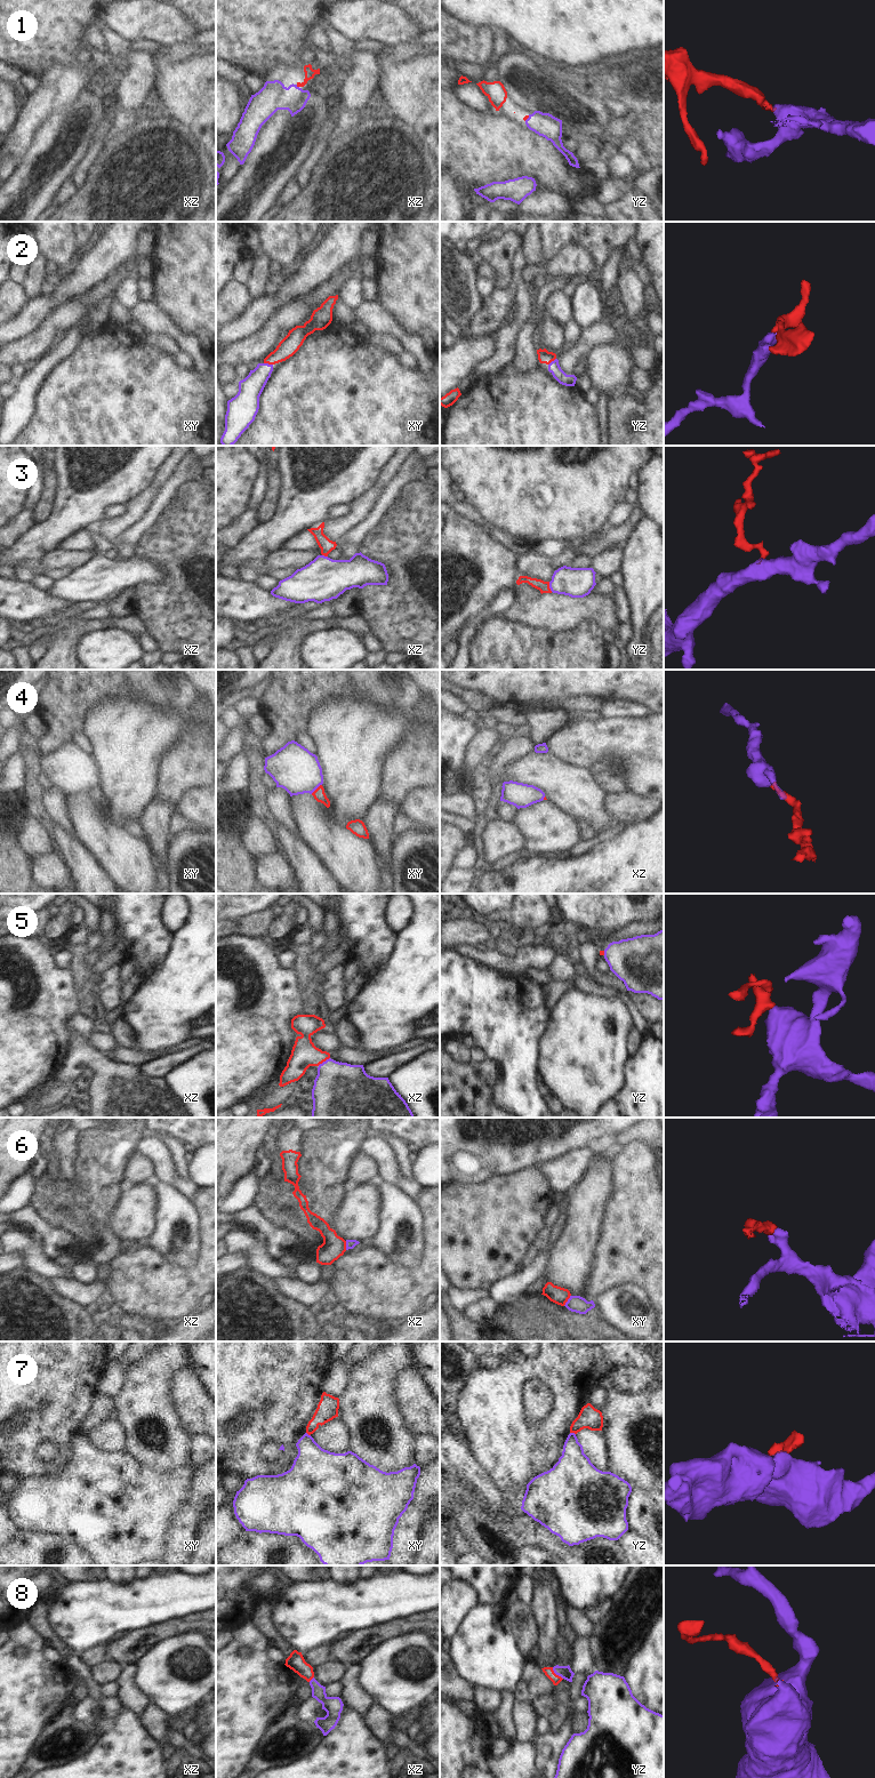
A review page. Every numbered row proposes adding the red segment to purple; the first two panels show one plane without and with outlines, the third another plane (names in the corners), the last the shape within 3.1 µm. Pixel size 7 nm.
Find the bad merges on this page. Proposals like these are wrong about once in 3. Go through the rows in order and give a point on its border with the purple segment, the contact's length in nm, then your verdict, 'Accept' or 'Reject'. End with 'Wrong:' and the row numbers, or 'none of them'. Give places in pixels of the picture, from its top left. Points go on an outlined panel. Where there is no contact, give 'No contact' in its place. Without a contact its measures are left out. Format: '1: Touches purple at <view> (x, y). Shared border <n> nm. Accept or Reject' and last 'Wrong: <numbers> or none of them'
1: Touches purple at xz (296, 86). Shared border 30 nm. Accept
2: Touches purple at xy (267, 363). Shared border 70 nm. Accept
3: Touches purple at yz (550, 586). Shared border 80 nm. Accept
4: Touches purple at xy (315, 789). Shared border 100 nm. Accept
5: Touches purple at xz (323, 1062). Shared border 110 nm. Accept
6: Touches purple at xy (568, 1300). Shared border 90 nm. Reject
7: Touches purple at yz (572, 1433). Shared border 40 nm. Reject
8: Touches purple at yz (556, 1674). Shared border 120 nm. Accept
Wrong: 6, 7.

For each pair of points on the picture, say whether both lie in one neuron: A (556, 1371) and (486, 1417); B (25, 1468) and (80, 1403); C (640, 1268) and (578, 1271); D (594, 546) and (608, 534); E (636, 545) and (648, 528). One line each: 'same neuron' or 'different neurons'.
A: same neuron
B: same neuron
C: different neurons
D: same neuron
E: same neuron

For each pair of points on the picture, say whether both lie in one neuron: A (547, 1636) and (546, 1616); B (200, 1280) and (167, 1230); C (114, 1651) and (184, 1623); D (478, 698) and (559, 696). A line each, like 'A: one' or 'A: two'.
A: one
B: two
C: one
D: two

